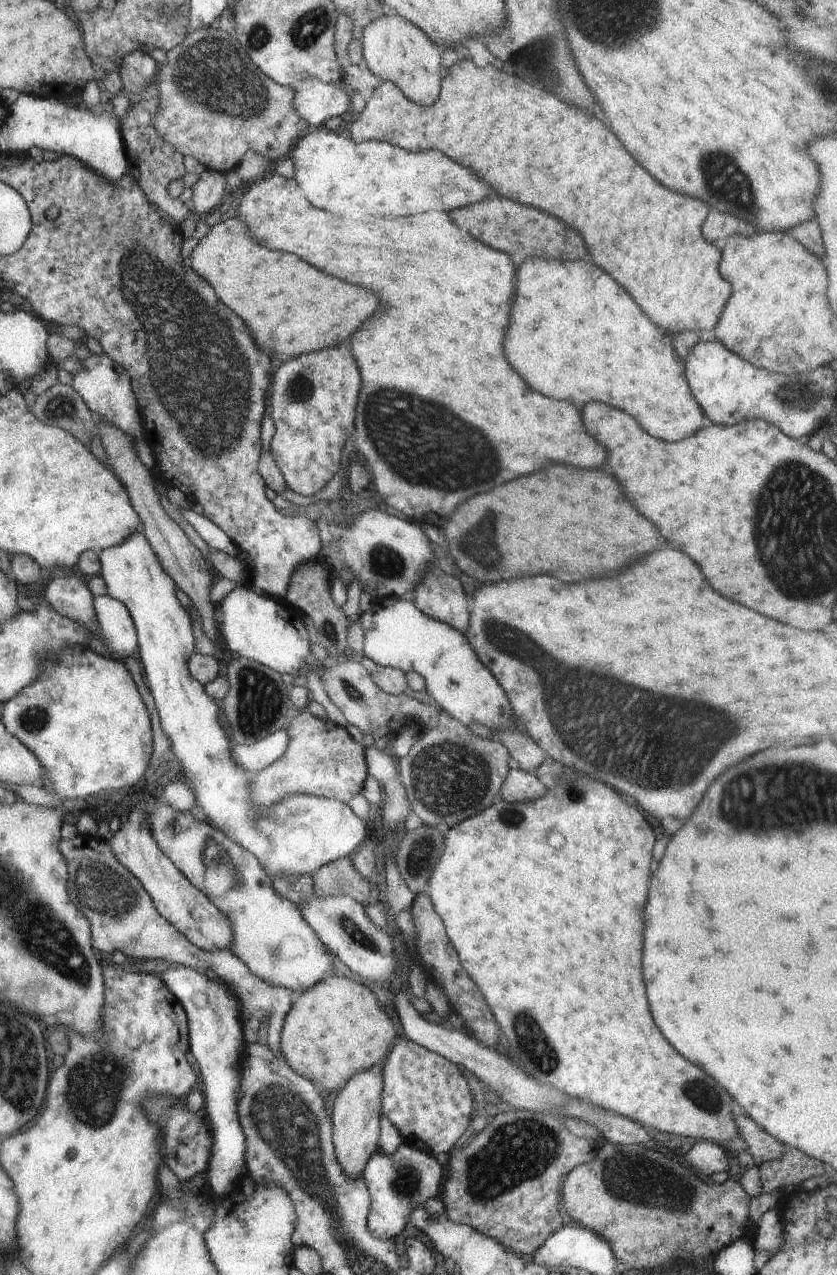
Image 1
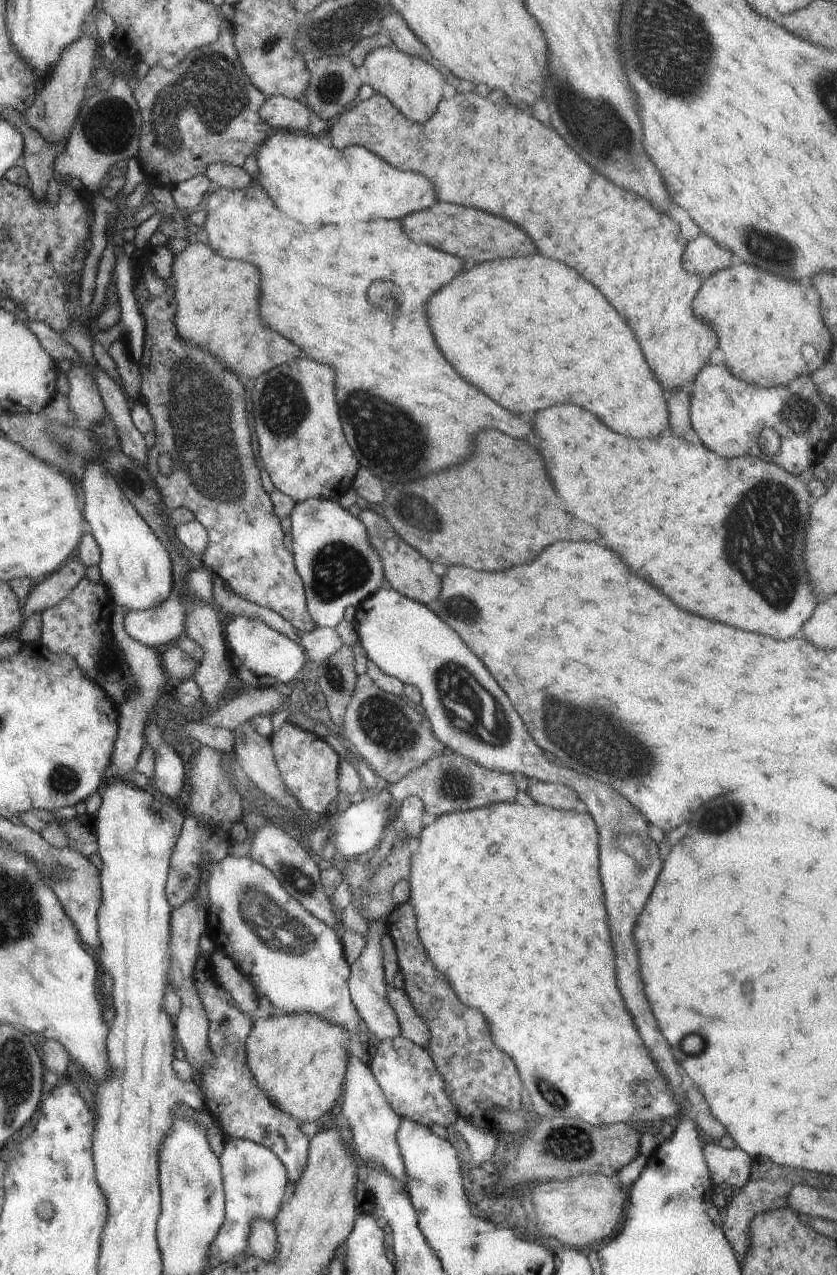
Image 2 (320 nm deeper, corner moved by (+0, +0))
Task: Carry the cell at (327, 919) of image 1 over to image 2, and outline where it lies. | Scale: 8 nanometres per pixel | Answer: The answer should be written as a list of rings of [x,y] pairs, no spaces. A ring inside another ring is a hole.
[[[266,823],[253,832],[250,858],[268,867],[290,896],[298,900],[311,915],[324,921],[331,929],[339,933],[341,930],[339,913],[334,910],[332,900],[326,896],[321,883],[320,870],[304,845],[274,823]]]

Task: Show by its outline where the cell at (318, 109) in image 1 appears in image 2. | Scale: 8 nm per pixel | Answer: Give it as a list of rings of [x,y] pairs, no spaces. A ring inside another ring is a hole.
[[[274,95],[266,98],[257,113],[269,127],[306,132],[312,112],[302,99]]]

